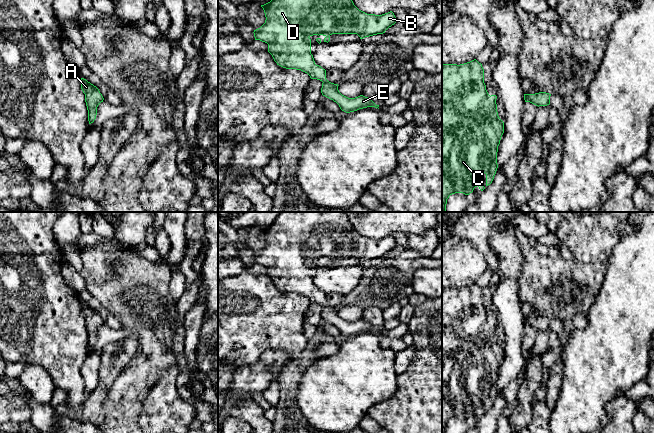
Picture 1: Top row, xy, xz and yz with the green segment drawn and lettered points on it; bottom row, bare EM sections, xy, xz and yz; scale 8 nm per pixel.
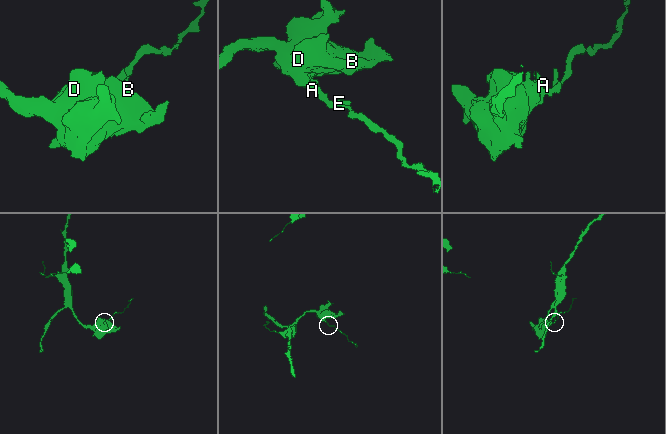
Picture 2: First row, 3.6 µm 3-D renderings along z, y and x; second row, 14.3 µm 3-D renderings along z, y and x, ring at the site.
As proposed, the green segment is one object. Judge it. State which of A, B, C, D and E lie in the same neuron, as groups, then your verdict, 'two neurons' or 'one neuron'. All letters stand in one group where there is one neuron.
A B C D E | one neuron

